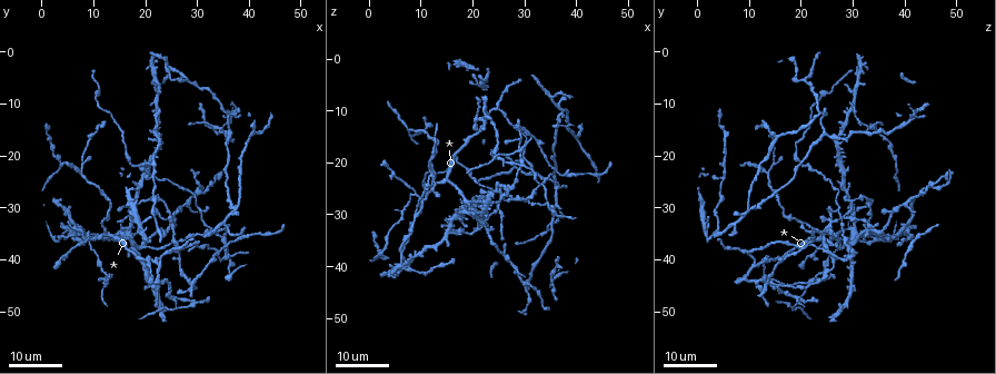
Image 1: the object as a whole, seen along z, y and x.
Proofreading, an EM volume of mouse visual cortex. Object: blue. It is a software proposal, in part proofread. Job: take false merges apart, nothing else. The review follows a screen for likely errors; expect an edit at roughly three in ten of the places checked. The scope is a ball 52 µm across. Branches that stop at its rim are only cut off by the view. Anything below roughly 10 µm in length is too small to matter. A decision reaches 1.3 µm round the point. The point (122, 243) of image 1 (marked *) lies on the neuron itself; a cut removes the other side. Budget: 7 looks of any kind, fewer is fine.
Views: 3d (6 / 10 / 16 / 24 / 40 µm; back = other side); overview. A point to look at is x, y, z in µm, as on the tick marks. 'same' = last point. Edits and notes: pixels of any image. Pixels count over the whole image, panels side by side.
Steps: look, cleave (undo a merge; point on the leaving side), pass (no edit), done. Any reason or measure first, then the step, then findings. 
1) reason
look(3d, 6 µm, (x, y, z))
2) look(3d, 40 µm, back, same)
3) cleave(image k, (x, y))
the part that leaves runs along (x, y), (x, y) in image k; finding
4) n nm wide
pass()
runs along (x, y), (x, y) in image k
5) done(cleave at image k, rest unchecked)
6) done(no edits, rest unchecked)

branch point
look(3d, 16 µm, (28.5, 29.5, 40.5))

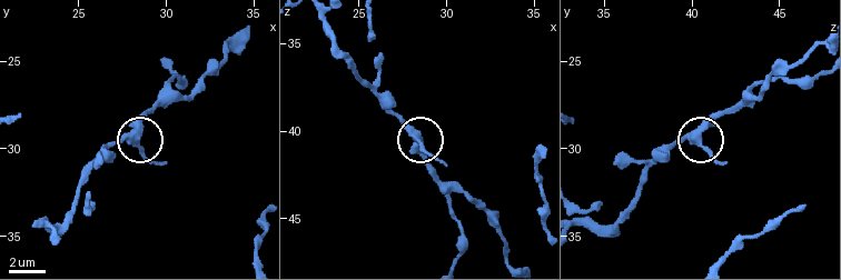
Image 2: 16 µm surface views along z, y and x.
zoom in
look(3d, 6 µm, (28.2, 29.3, 40.3))

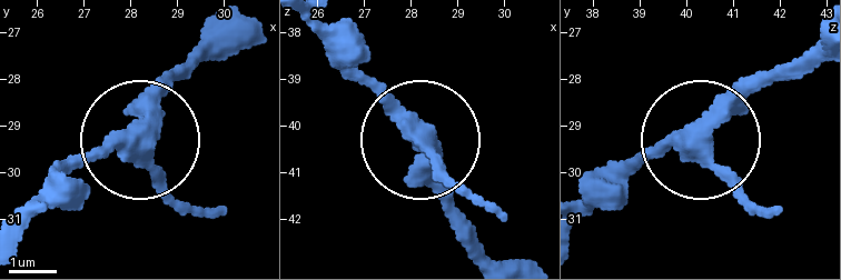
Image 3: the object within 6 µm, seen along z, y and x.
look(3d, 6 µm, back, (28.30, 29.40, 40.30))

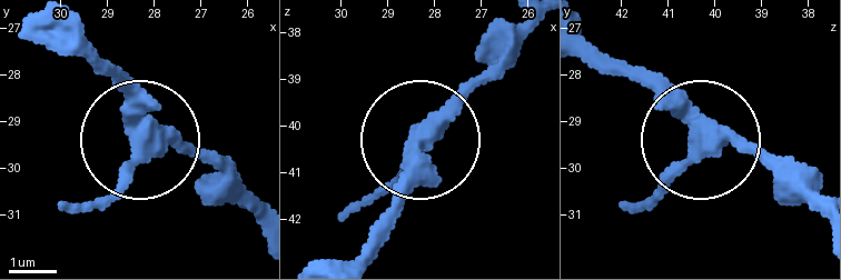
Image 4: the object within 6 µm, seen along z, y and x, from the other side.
side arm 14 µm
pass()
runs along (531, 27), (426, 122), (395, 214) in image 4; one neuron here

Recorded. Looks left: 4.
arms part here
look(3d, 24 µm, (23.0, 41.0, 11.0))

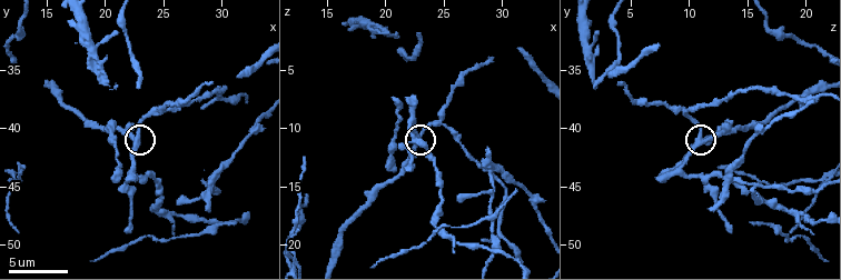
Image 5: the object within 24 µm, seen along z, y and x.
closer look
look(3d, 10 µm, (22.6, 40.8, 10.8))

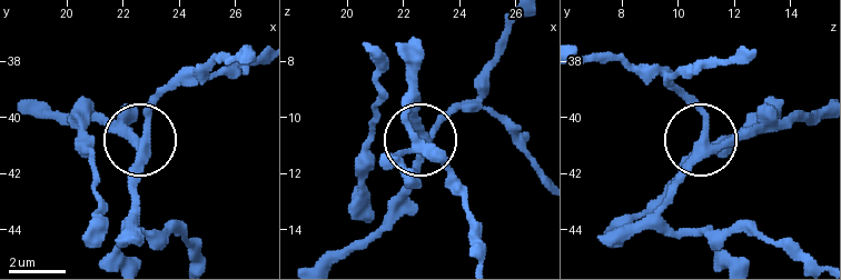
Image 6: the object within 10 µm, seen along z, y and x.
3 arms
pass()
runs along (51, 108), (95, 118), (130, 144), (138, 141), (138, 213) in image 6; one neuron here

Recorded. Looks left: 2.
two arms in line, one across
look(3d, 16 µm, (8.0, 23.5, 14.0))

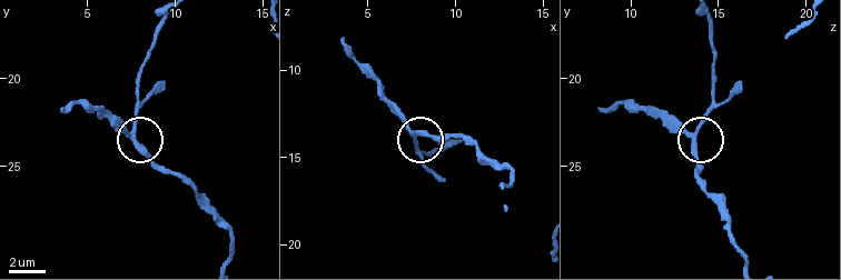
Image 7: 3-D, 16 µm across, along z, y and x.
look(3d, 10 µm, (7.9, 23.7, 13.5))

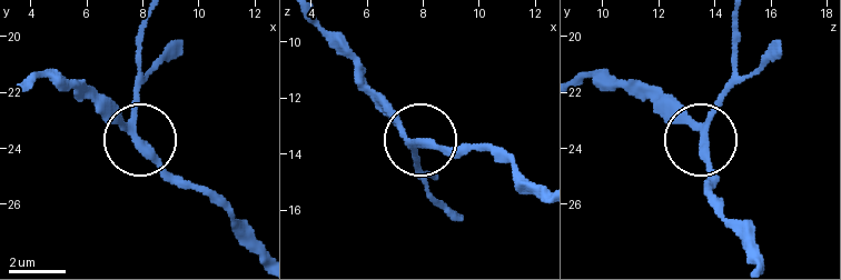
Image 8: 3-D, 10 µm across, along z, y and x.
240 nm wide
pass()
runs along (256, 243), (148, 150), (134, 121), (134, 80) in image 8; one neuron here

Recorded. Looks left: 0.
done(no edits, rest unchecked)

